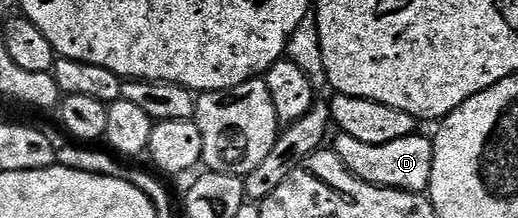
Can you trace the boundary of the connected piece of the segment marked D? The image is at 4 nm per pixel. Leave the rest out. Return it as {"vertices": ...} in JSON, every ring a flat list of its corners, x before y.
{"vertices":[[343,133,337,134,334,150,336,156,362,181,379,187,393,187,399,191,427,192,428,182,432,176,432,139,417,133,390,141,386,145,366,145]]}

